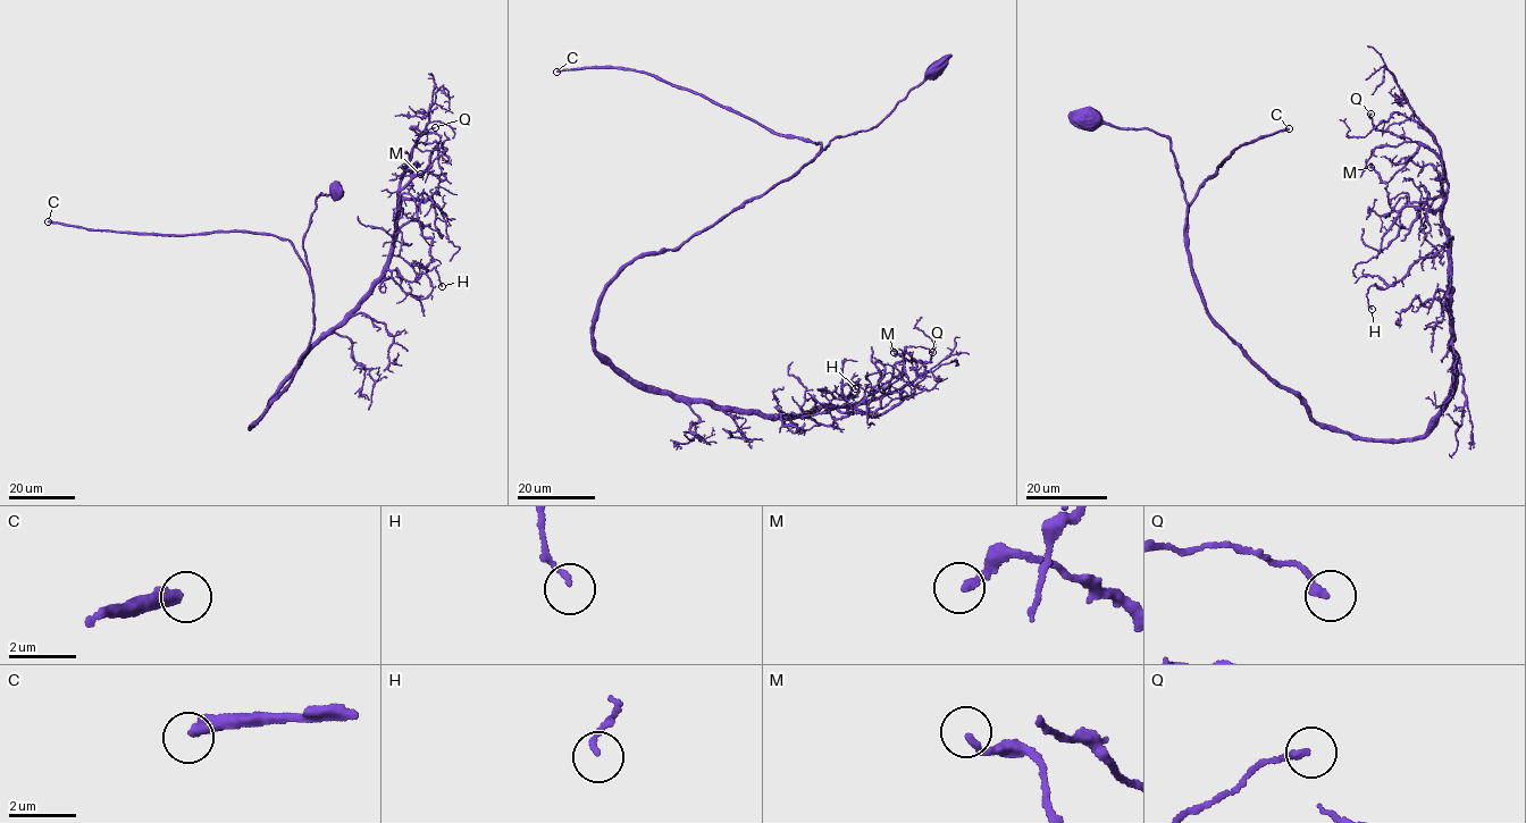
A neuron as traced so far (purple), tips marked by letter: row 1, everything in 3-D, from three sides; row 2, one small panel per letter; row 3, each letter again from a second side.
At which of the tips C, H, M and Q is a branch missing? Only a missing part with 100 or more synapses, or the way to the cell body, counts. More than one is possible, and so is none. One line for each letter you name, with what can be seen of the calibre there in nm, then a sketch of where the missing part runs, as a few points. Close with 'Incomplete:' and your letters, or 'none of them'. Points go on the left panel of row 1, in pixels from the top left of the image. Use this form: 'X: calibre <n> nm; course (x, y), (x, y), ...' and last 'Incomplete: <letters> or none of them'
C: calibre 400 nm
Incomplete: C

